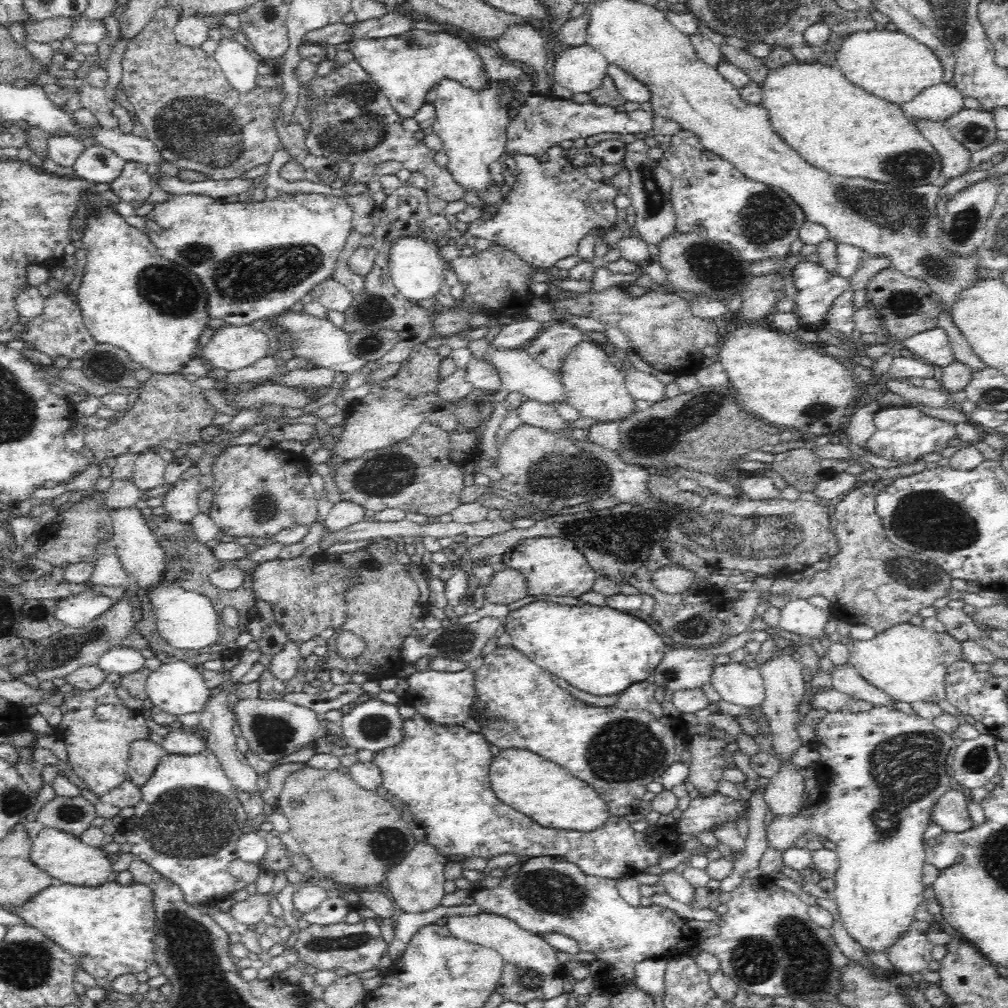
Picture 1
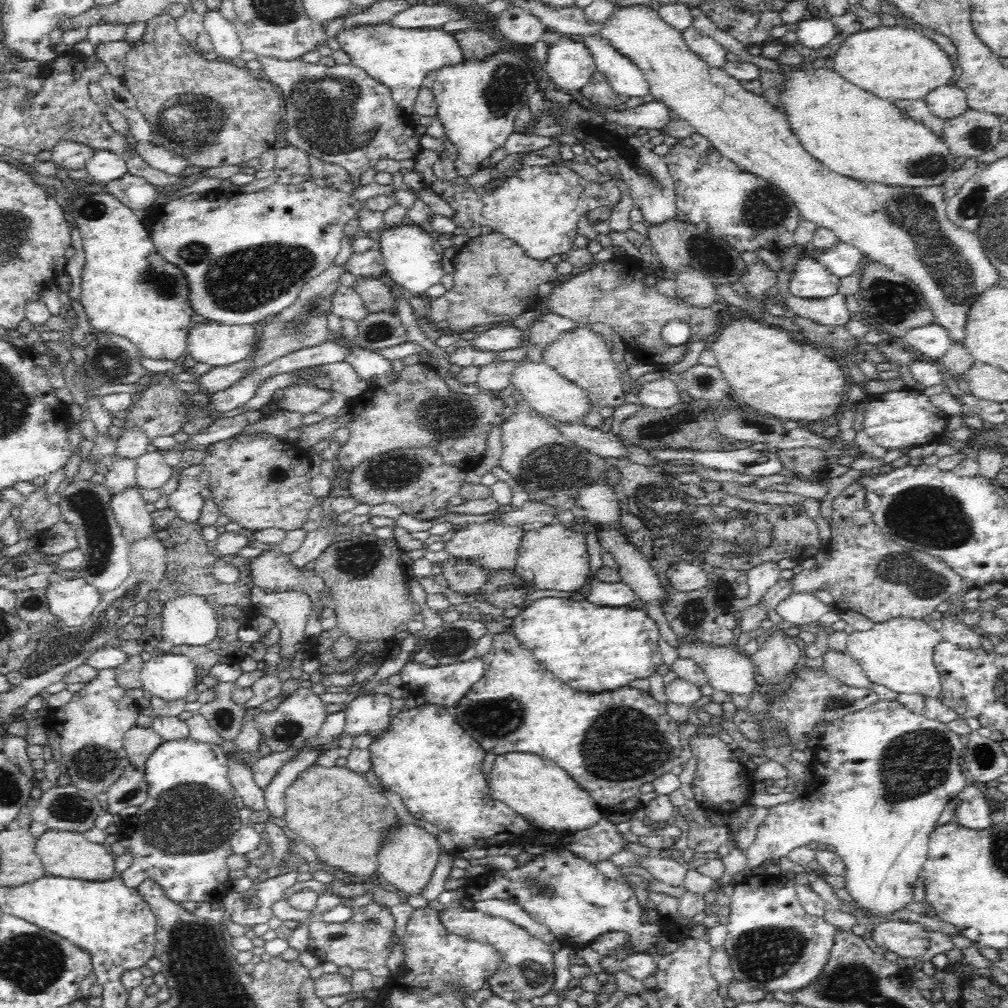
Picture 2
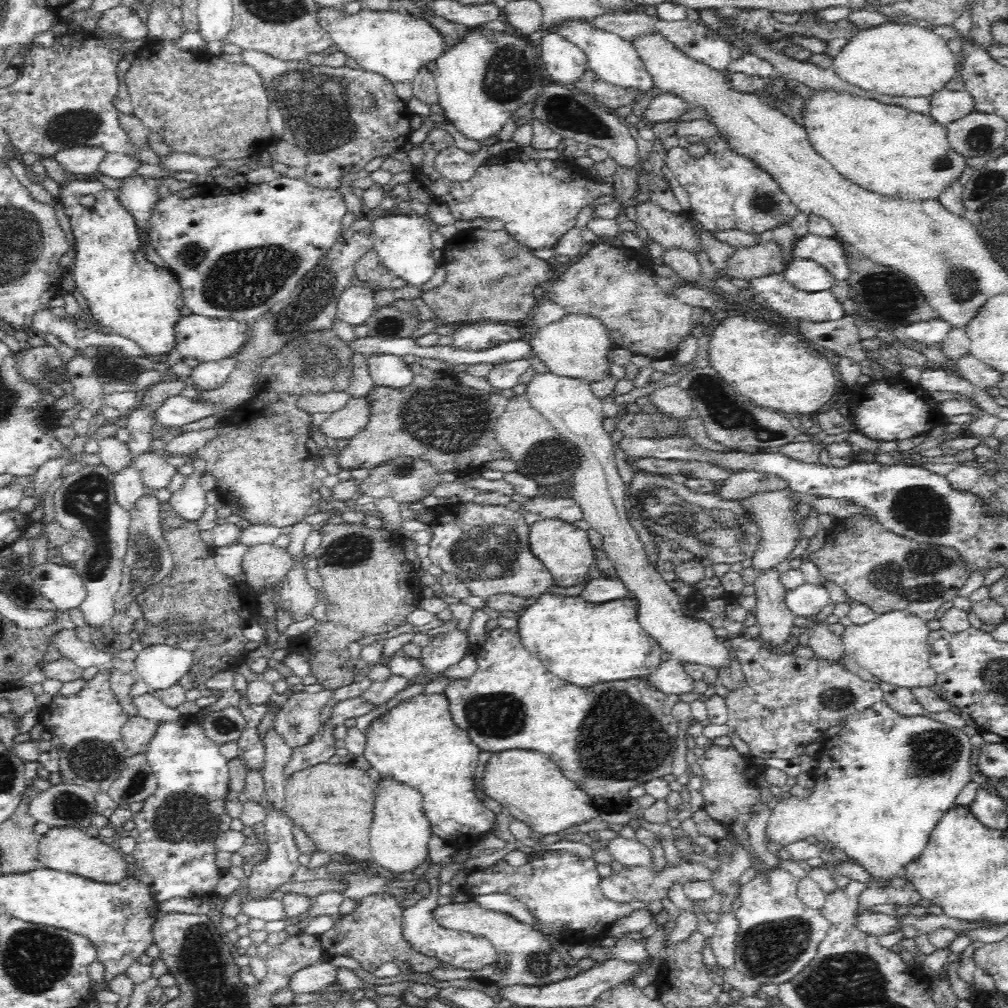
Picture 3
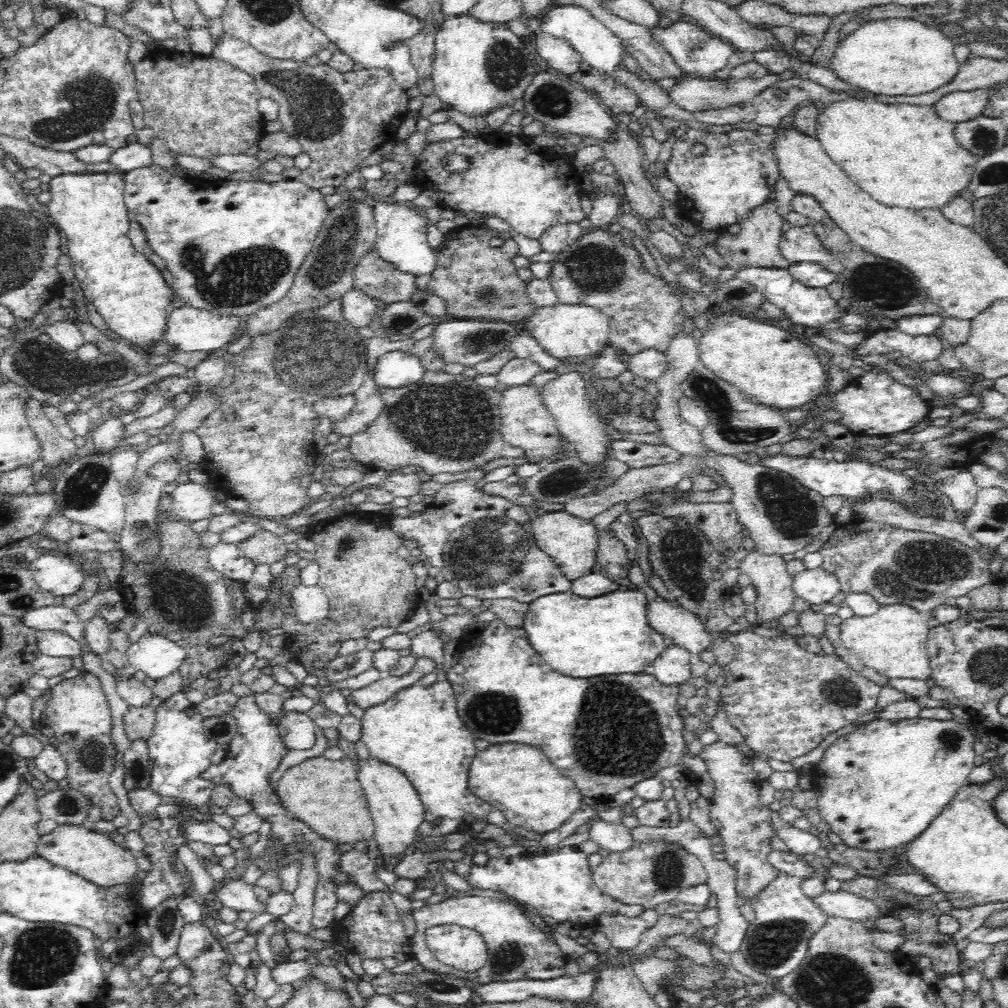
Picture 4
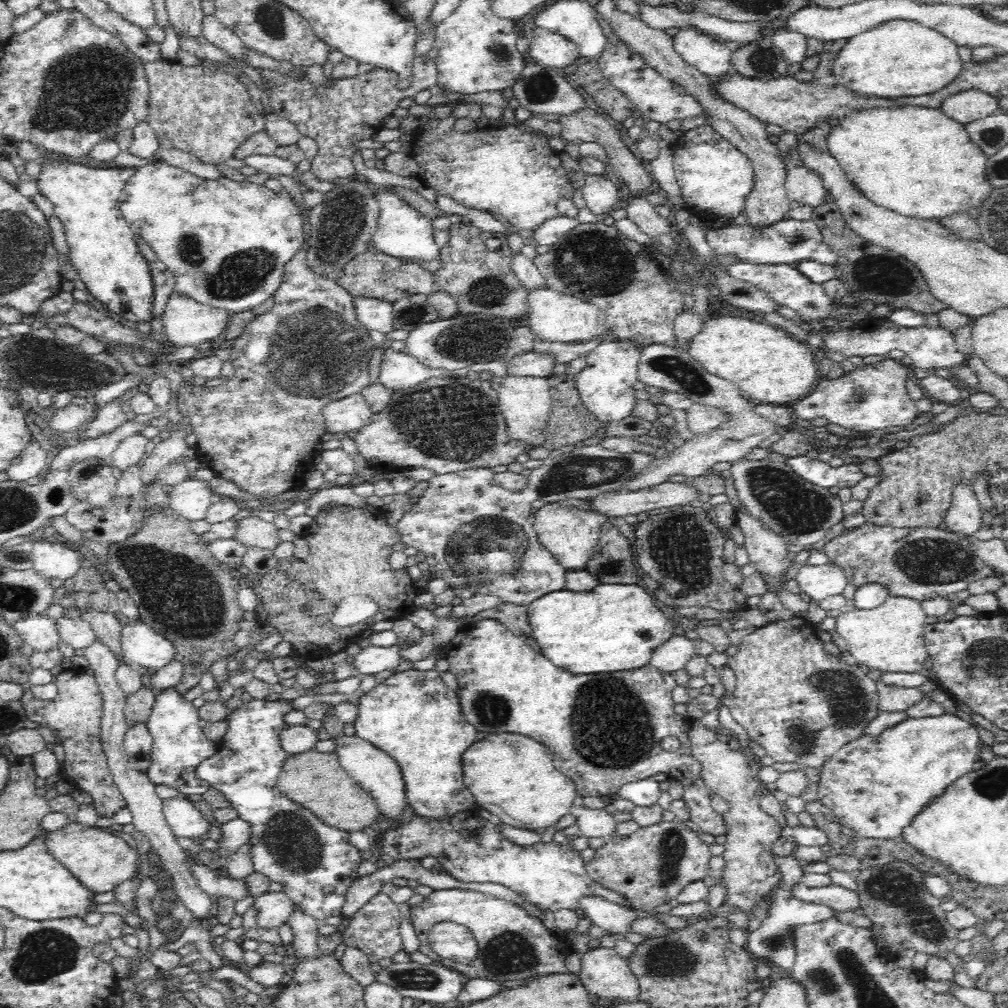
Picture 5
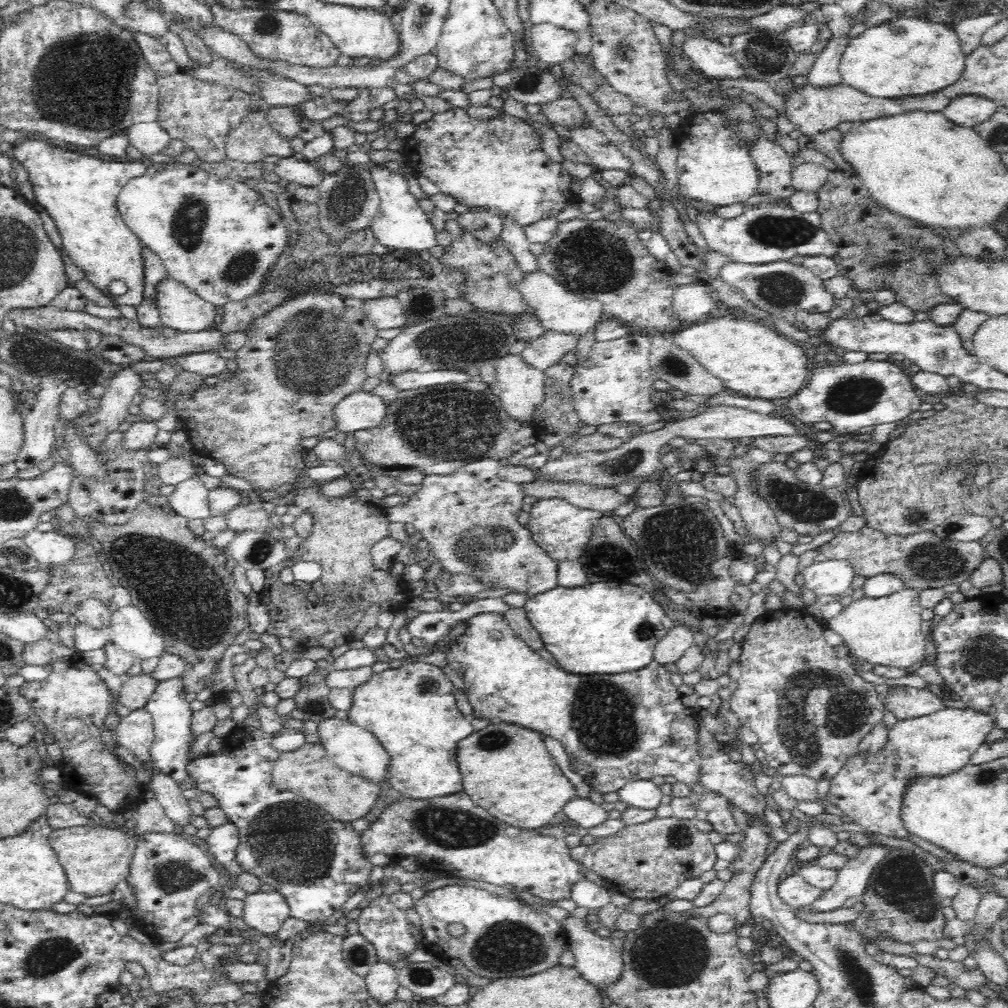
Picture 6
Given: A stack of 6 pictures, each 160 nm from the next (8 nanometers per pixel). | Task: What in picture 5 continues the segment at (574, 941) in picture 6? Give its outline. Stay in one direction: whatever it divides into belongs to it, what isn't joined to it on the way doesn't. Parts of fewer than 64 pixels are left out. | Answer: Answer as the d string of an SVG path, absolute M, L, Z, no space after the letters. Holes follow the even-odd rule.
M591 948L580 957L581 970L578 975L588 992L604 998L609 1005L613 1005L612 1000L622 1003L638 1001L638 977L632 973L629 961L613 948Z

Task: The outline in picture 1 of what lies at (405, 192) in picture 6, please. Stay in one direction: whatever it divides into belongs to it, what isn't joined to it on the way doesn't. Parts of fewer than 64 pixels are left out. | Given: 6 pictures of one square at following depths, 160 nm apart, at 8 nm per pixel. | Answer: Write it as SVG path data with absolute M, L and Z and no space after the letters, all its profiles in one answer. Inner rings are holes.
M398 238L389 252L389 275L400 297L413 304L440 293L446 280L445 260L440 256L440 244L418 238Z

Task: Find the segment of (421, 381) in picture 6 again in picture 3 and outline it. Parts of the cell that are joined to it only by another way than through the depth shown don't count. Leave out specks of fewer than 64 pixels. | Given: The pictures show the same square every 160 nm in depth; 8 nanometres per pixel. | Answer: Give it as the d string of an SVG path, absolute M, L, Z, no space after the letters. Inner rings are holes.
M368 355L365 364L375 386L404 388L412 383L413 374L400 356Z

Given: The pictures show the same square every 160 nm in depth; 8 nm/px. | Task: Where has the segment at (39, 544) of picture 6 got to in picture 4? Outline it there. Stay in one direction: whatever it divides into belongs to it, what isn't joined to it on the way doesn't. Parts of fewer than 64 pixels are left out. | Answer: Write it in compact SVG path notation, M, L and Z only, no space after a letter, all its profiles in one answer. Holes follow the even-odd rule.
M46 550L28 563L27 568L32 571L37 588L52 594L55 604L62 606L62 600L76 594L84 584L84 574L79 566L78 561L72 560L71 555L52 554Z

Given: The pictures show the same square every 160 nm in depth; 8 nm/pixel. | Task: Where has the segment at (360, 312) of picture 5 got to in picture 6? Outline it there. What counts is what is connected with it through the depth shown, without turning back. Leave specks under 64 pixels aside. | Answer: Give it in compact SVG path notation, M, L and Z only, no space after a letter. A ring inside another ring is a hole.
M385 297L362 301L364 316L374 328L402 328L406 325L406 316L396 297Z

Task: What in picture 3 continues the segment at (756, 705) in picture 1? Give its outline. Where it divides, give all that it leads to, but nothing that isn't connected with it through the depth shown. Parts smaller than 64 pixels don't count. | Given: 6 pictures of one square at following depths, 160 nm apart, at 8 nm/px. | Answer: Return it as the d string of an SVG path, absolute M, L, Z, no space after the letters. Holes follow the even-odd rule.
M550 371L531 372L525 379L525 395L530 401L531 407L537 410L546 420L550 421L550 424L559 434L577 450L577 461L580 462L580 466L578 466L572 478L572 489L570 490L572 497L580 507L582 518L602 536L603 551L617 570L619 580L628 587L631 597L637 600L640 626L643 627L643 630L651 638L654 638L661 645L663 650L672 655L672 660L682 664L688 663L690 665L700 665L704 668L714 668L717 671L730 669L733 666L733 660L736 659L734 652L726 646L726 643L718 640L718 633L707 622L694 620L682 614L678 594L662 578L658 569L654 568L650 563L644 543L639 539L637 530L629 523L626 516L628 509L626 485L624 485L614 461L615 449L611 436L601 425L604 416L602 413L604 400L592 393L589 383L580 382L575 378L552 374Z

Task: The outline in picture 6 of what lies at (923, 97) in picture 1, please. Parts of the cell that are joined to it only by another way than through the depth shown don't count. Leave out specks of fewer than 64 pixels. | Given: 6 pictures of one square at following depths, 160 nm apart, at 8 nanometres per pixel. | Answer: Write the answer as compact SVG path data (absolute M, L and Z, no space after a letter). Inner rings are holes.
M960 95L953 98L943 113L948 120L960 126L973 127L990 118L998 106L996 102L986 97L976 95Z

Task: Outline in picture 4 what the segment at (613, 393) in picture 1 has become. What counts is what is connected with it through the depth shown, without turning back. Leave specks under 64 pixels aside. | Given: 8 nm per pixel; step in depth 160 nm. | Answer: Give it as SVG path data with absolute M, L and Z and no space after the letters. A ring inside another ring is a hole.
M564 305L536 309L525 321L524 331L532 335L546 354L562 366L586 364L592 366L598 354L608 347L610 325L608 317L596 308L584 305Z

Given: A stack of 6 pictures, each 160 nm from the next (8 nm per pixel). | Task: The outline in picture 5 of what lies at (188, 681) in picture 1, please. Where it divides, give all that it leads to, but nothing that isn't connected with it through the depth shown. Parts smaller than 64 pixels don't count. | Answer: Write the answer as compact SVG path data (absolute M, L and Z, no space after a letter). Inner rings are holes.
M137 619L123 628L121 641L122 661L137 663L151 673L162 670L175 660L176 648L162 634L154 632L148 624Z

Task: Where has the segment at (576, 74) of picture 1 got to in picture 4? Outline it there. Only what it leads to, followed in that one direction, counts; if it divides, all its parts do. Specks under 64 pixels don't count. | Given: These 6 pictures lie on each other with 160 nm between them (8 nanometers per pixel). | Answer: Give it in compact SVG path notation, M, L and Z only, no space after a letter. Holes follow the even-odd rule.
M545 32L536 36L538 54L546 60L550 68L566 77L578 72L583 58L570 46L570 43Z

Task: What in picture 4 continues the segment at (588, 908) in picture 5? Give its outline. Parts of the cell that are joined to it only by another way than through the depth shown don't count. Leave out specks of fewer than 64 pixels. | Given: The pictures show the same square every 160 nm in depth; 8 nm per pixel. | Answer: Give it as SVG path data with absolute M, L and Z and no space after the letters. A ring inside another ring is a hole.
M652 909L635 918L618 915L603 915L596 930L604 933L612 943L612 947L622 950L632 950L638 946L642 933L661 921L658 912Z

